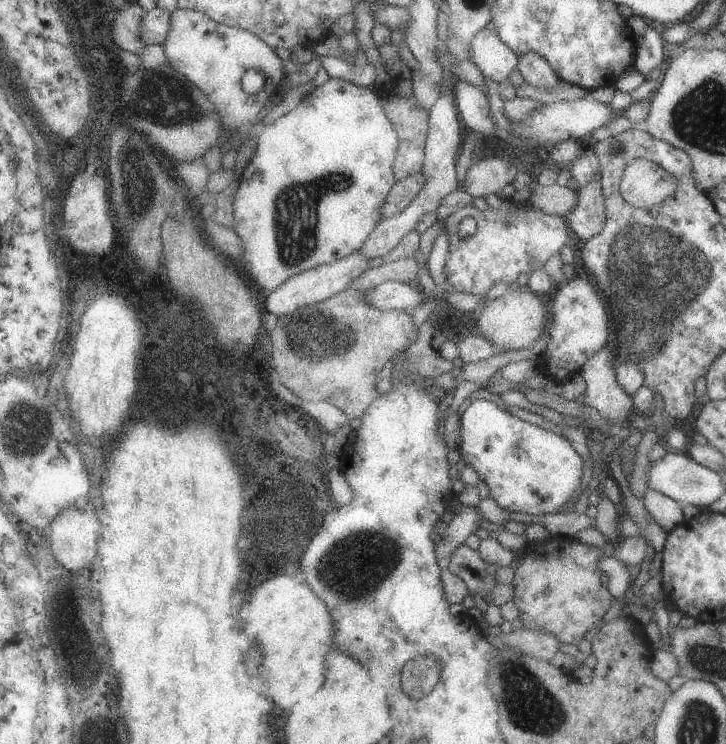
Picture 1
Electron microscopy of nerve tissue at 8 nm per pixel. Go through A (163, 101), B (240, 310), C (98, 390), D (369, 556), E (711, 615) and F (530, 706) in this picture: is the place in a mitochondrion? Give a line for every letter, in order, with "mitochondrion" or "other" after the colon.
A: mitochondrion
B: other
C: other
D: mitochondrion
E: other
F: mitochondrion

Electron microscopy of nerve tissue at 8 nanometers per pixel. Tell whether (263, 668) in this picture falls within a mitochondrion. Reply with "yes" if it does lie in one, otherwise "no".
no

